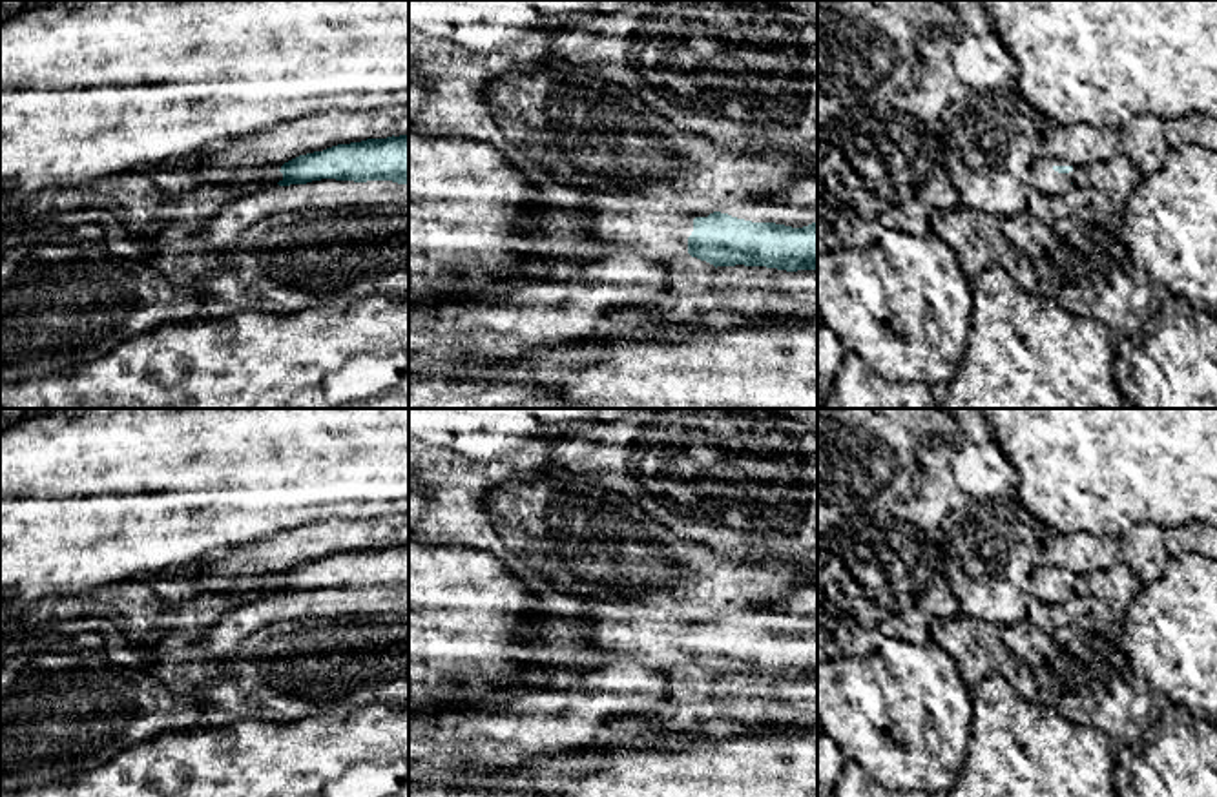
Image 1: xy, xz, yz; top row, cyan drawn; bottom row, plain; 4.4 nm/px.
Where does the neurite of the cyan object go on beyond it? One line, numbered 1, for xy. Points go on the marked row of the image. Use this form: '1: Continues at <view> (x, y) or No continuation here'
1: Continues at xy (252, 181)

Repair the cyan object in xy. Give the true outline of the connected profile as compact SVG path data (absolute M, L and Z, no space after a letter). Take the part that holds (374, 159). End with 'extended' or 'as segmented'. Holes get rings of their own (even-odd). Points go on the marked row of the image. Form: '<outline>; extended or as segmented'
M409 135L338 144L285 164L241 170L224 188L241 197L321 179L409 184Z; extended

